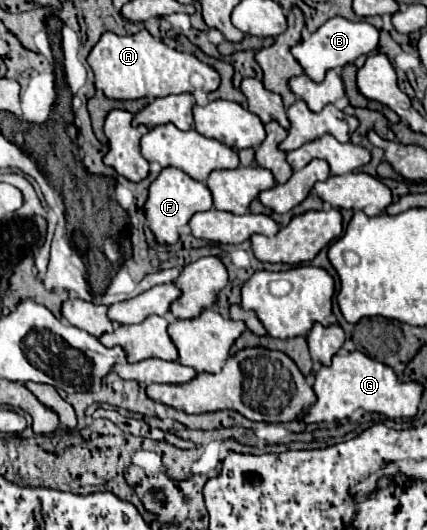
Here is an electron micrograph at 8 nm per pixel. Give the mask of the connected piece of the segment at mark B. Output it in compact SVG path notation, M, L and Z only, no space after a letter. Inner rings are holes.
M334 16L328 22L324 22L314 34L310 34L300 44L296 44L292 48L292 56L298 60L298 64L314 82L322 82L330 68L352 64L358 56L372 52L376 46L378 46L378 30L372 24L350 22L342 16Z

